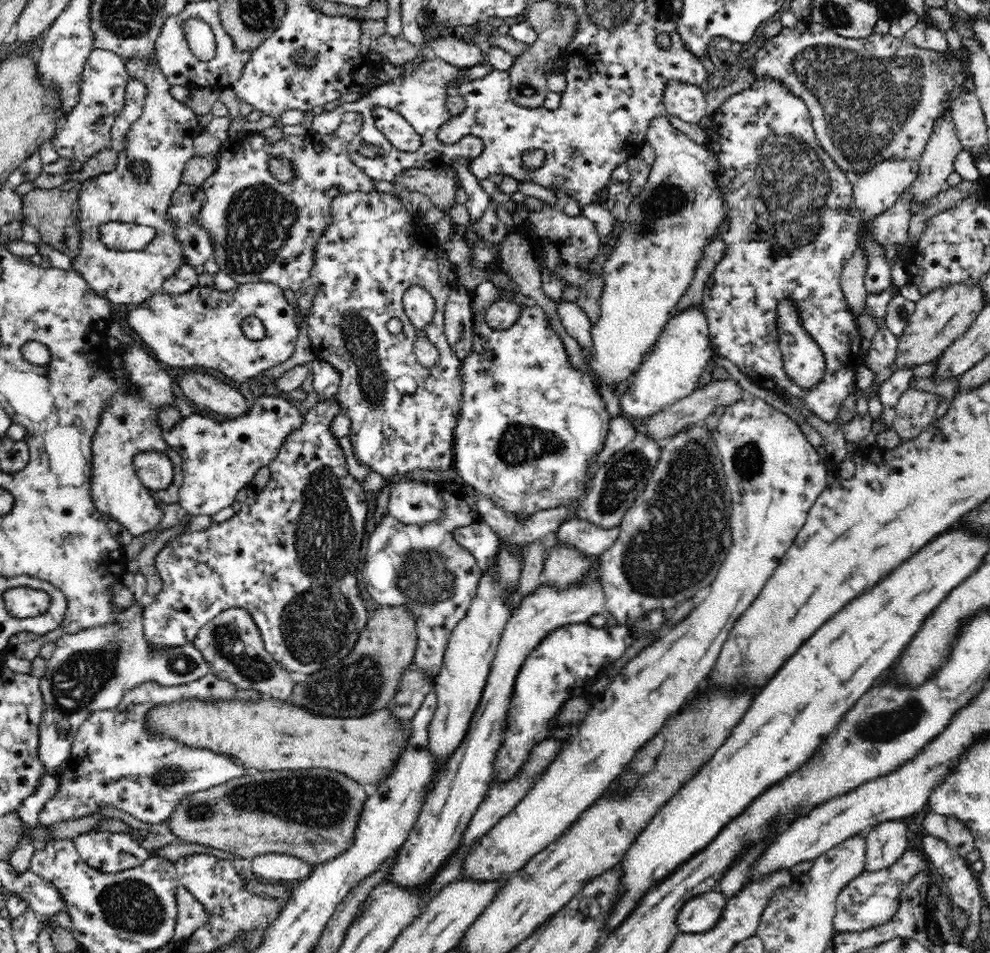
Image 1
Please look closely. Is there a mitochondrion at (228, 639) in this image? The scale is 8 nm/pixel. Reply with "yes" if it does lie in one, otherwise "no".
yes

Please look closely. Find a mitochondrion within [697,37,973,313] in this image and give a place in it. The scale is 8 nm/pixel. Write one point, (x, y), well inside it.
(864, 100)

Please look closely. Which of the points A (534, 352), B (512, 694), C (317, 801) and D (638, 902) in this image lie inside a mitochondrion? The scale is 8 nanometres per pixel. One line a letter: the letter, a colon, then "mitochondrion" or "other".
A: other
B: other
C: mitochondrion
D: other

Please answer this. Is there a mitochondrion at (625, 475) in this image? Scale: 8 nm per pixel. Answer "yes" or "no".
yes

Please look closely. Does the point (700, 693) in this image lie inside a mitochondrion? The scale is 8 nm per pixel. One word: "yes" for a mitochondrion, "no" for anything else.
no

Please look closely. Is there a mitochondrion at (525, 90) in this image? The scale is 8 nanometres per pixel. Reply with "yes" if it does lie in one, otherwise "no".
yes

